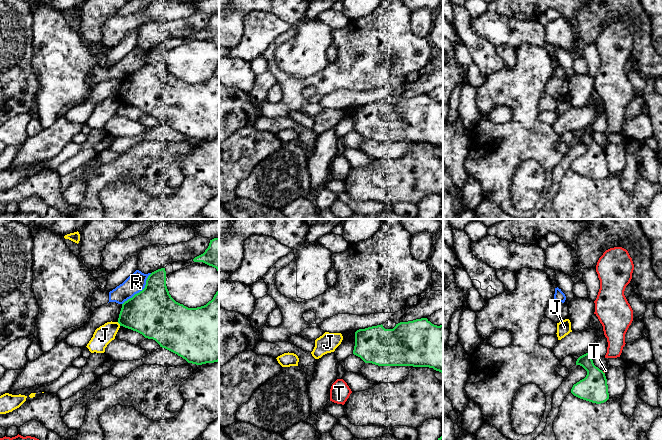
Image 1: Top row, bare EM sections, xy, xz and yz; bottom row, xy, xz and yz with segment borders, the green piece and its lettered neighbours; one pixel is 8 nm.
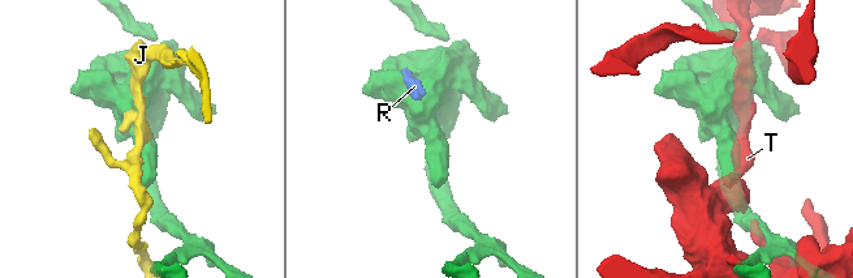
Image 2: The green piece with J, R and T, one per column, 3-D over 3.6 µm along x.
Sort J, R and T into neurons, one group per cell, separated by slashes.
J / R / T

